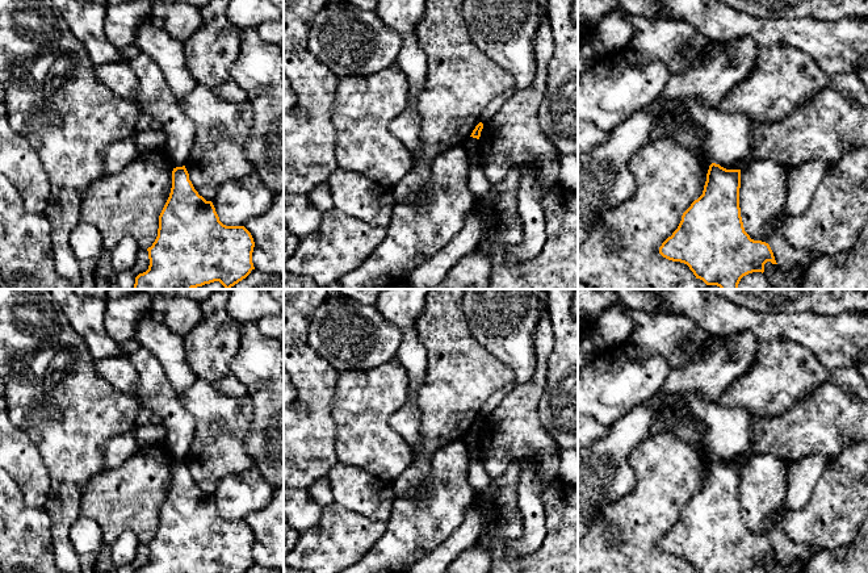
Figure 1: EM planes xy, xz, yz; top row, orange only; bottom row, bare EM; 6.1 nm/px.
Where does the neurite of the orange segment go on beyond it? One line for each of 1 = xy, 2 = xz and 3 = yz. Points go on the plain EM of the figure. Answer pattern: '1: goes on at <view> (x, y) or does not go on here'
1: does not go on here
2: does not go on here
3: does not go on here

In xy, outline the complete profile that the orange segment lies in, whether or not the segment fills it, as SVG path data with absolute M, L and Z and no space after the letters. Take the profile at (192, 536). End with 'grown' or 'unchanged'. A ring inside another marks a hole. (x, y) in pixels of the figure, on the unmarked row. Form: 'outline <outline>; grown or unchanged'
outline M183 461L172 465L169 492L159 510L158 531L147 543L150 560L135 573L246 573L252 564L255 536L244 520L226 520L211 495L194 484Z; unchanged

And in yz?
outline M712 457L703 489L683 507L678 523L659 541L659 548L689 561L696 573L742 573L764 566L764 559L777 559L768 538L754 535L745 526L739 502L741 464Z; unchanged

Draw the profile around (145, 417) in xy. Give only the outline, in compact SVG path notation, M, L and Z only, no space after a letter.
M141 409L137 417L137 426L146 426L152 423L163 423L163 419L160 415L148 409Z

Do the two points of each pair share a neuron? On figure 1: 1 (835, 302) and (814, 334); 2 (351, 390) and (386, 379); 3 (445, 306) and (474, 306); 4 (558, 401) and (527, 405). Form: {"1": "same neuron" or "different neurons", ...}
{"1": "different neurons", "2": "same neuron", "3": "different neurons", "4": "different neurons"}

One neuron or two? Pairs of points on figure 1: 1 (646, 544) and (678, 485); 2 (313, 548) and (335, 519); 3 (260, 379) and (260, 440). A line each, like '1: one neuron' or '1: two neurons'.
1: one neuron
2: one neuron
3: one neuron

